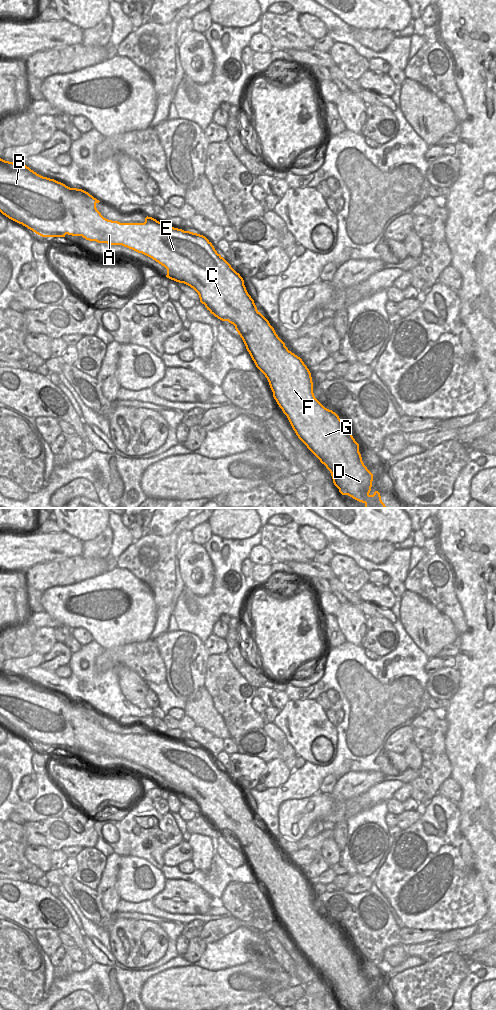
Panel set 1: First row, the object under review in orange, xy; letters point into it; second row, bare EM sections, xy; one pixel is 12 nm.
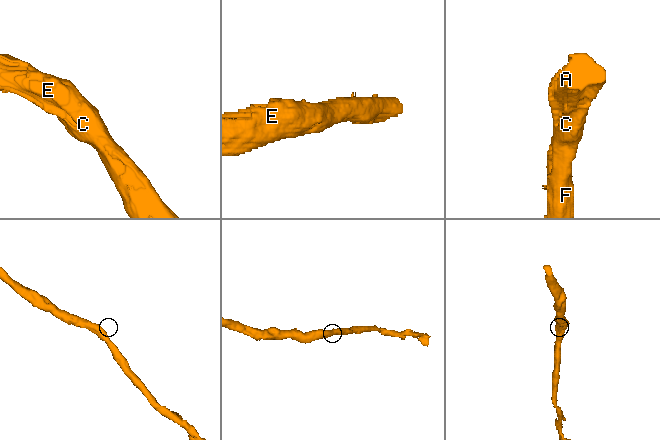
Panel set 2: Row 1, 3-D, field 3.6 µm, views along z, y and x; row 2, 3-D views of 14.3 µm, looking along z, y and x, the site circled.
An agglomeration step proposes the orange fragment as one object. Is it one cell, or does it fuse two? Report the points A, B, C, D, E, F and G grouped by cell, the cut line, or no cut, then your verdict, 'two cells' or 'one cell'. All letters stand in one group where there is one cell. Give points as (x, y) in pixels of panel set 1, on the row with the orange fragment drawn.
A B C D E F G; no cut; one cell

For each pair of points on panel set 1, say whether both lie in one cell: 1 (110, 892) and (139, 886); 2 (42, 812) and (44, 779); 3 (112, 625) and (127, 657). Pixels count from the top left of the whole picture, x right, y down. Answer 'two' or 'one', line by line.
1: two
2: one
3: two

